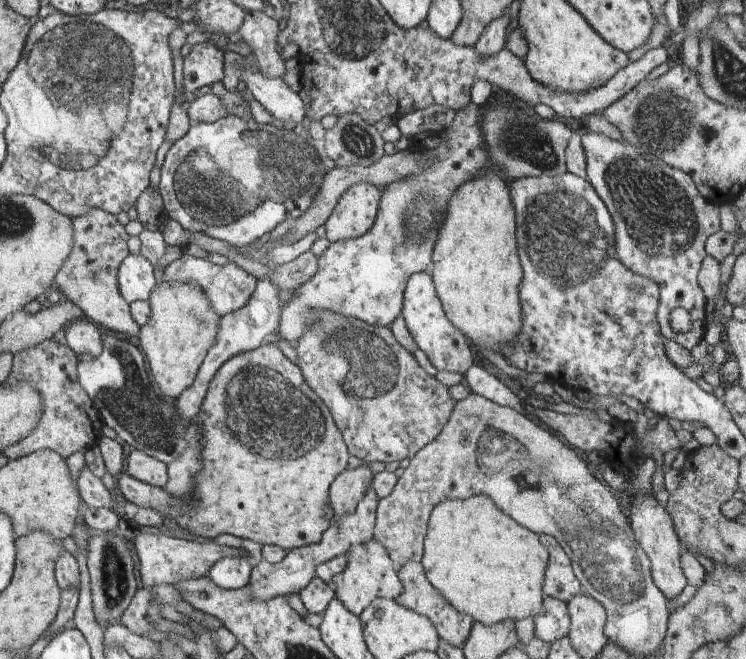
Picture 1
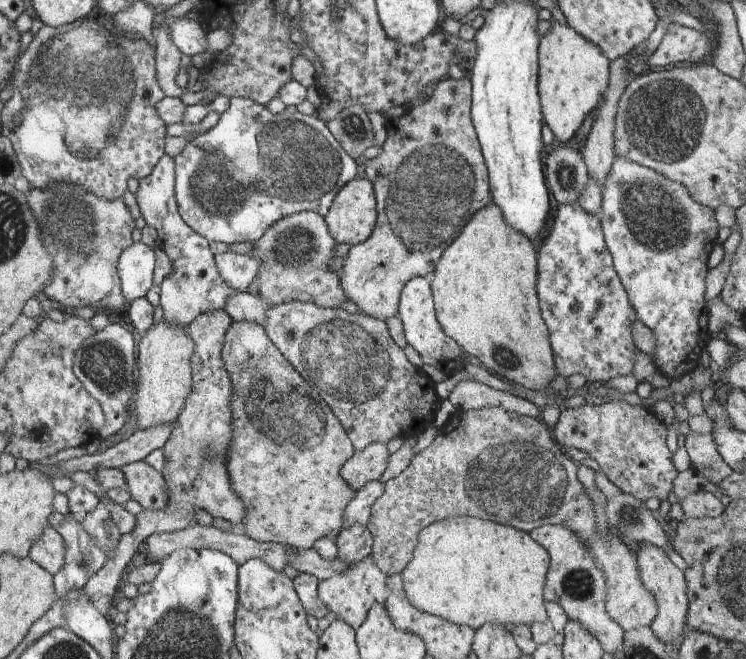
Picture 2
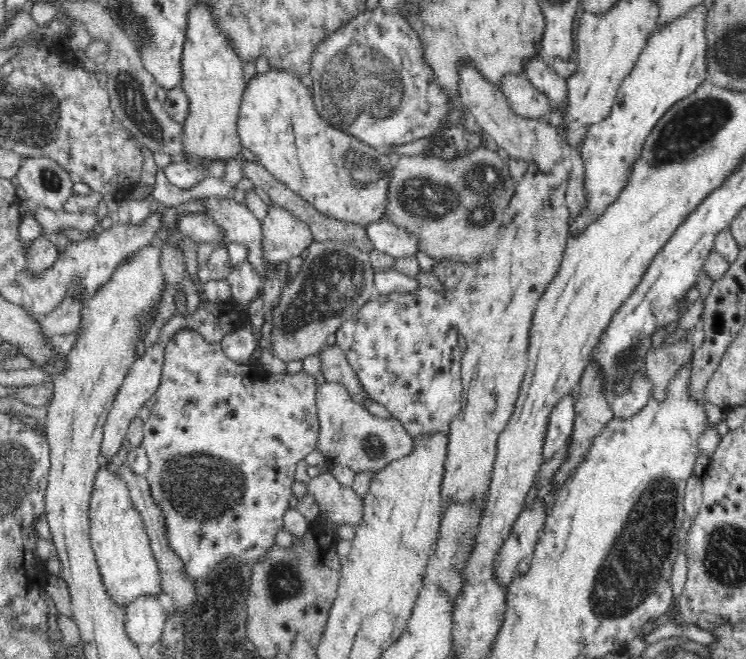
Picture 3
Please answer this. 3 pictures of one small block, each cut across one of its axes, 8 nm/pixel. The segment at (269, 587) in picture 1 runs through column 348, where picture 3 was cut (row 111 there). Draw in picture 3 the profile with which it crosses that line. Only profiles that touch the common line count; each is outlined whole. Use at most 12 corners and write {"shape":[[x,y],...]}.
{"shape":[[524,75],[504,76],[502,94],[518,116],[540,119],[552,102]]}

